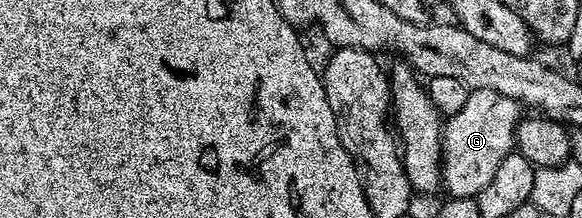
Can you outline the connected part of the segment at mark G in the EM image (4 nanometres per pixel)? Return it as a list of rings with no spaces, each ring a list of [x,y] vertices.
[[[494,90],[469,91],[462,110],[443,121],[440,134],[440,179],[452,198],[475,198],[502,166],[502,158],[516,146],[516,125],[522,119],[521,105]]]

